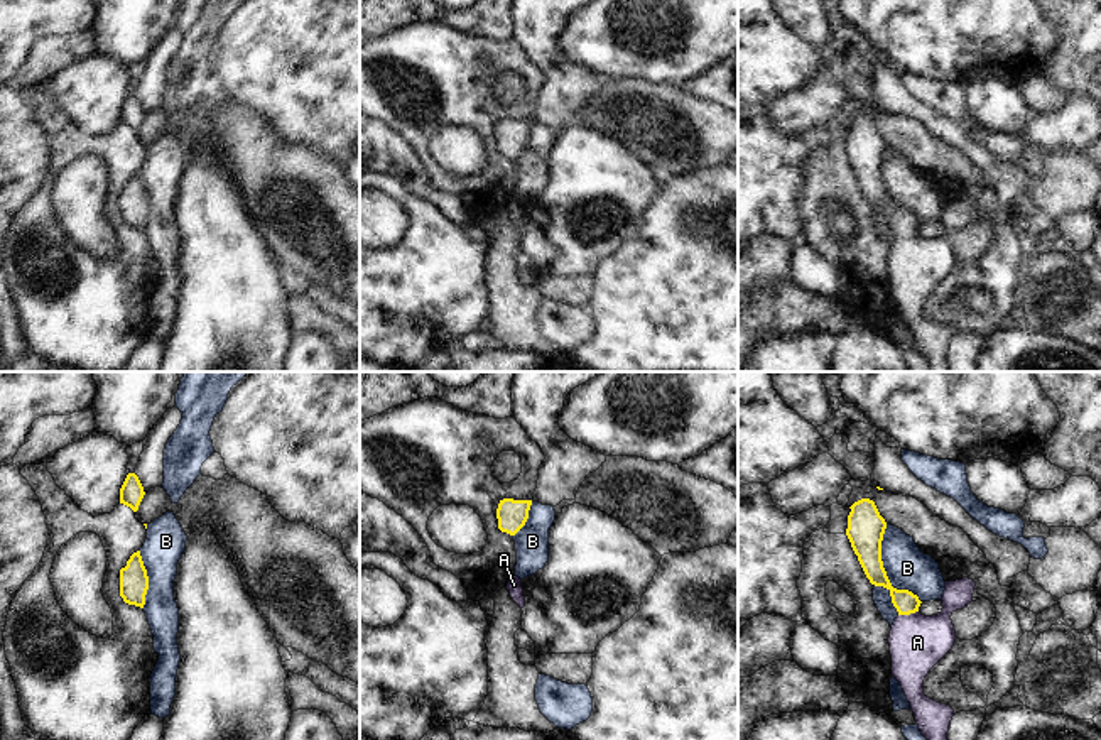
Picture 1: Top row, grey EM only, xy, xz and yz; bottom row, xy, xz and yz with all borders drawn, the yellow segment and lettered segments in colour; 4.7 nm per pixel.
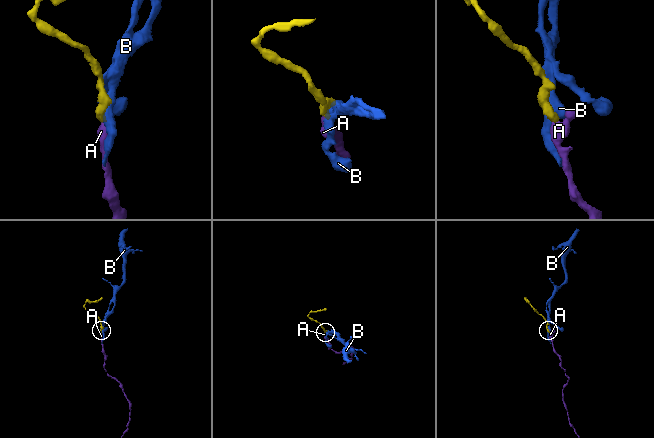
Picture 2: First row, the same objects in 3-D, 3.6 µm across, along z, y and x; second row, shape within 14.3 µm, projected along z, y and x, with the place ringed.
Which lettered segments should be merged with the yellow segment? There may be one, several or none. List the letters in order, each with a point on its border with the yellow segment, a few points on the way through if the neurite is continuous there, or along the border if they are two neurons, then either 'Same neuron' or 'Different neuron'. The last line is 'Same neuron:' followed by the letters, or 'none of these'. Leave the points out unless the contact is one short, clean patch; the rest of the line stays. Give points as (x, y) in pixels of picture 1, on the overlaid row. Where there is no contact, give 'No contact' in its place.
A: Touches yellow at yz (907, 614). Path across: yz (905, 602), (907, 614), (917, 642). Same neuron
B: Touches yellow at yz (884, 570). Boundary: yz (885, 524), (885, 575), (894, 587), (911, 590), (921, 602). Different neuron
Same neuron: A.

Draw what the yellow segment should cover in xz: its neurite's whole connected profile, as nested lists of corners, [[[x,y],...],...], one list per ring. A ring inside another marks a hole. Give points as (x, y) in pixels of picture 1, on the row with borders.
[[[503,498],[496,509],[498,529],[515,536],[527,522],[532,500]]]

